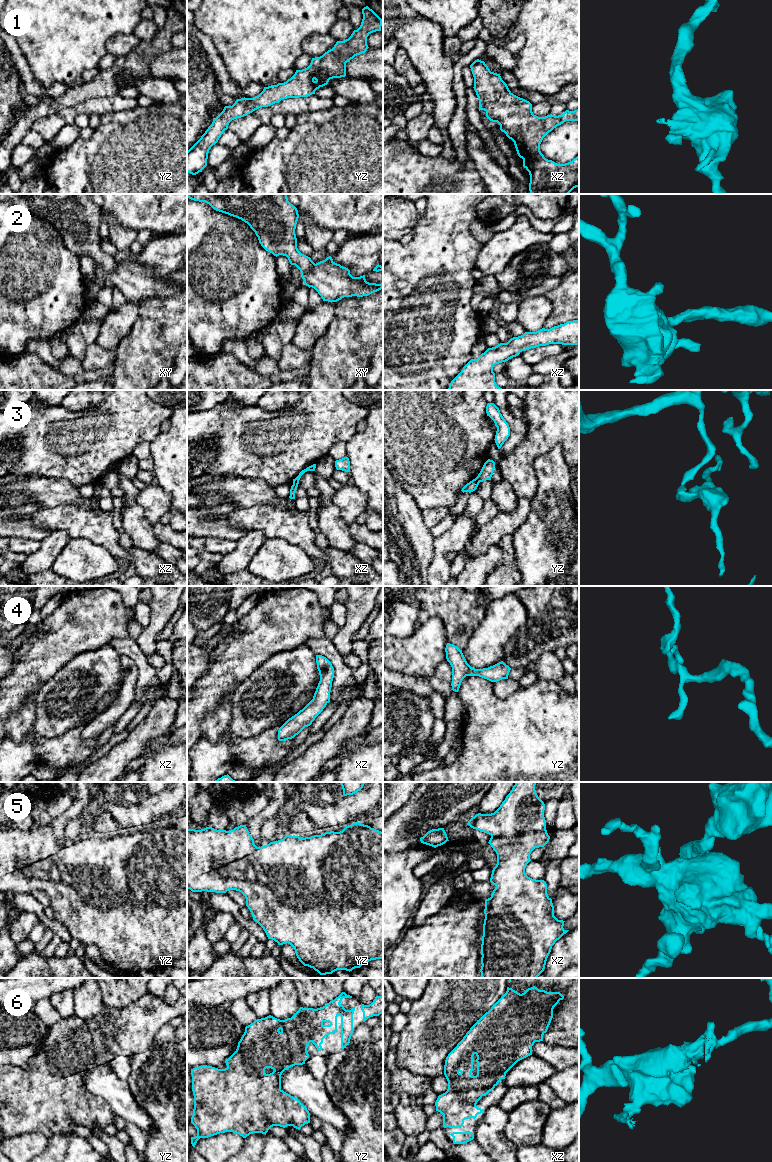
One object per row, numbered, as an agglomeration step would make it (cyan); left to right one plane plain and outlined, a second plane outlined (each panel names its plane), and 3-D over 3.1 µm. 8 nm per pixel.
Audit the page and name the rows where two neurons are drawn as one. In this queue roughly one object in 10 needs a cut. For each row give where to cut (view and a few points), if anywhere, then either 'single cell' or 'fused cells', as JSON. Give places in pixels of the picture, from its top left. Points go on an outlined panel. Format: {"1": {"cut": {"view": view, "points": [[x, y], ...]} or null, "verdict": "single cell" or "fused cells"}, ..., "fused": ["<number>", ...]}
{"1": {"cut": null, "verdict": "single cell"}, "2": {"cut": null, "verdict": "single cell"}, "3": {"cut": {"view": "xz", "points": [[293, 484], [297, 486]]}, "verdict": "fused cells"}, "4": {"cut": null, "verdict": "single cell"}, "5": {"cut": null, "verdict": "single cell"}, "6": {"cut": null, "verdict": "single cell"}, "fused": ["3"]}

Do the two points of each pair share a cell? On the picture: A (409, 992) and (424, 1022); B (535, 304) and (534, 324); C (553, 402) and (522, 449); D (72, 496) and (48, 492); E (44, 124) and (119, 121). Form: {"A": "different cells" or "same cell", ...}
{"A": "different cells", "B": "same cell", "C": "same cell", "D": "same cell", "E": "different cells"}

